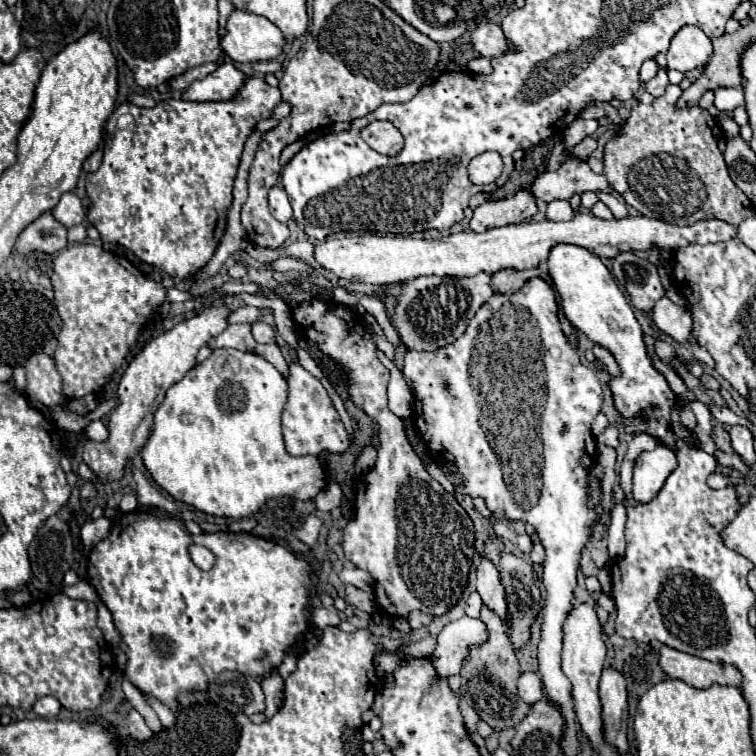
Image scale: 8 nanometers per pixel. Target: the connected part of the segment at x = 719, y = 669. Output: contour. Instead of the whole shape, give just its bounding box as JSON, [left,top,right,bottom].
[657,645,741,689]

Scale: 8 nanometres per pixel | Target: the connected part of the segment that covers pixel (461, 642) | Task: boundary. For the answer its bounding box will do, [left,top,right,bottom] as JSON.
[431,617,487,677]

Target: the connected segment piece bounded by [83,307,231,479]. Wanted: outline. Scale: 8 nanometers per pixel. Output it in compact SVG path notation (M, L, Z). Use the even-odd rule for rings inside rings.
M211 307L177 323L171 331L155 337L125 369L117 395L121 399L119 407L109 417L109 439L105 443L87 441L83 447L83 461L93 469L99 479L119 479L127 461L143 447L153 425L153 413L161 405L165 391L181 381L189 369L195 367L197 351L215 335L227 327L229 317L227 307Z

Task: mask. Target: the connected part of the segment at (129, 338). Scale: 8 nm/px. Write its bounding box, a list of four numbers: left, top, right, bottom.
[53,245,167,399]

